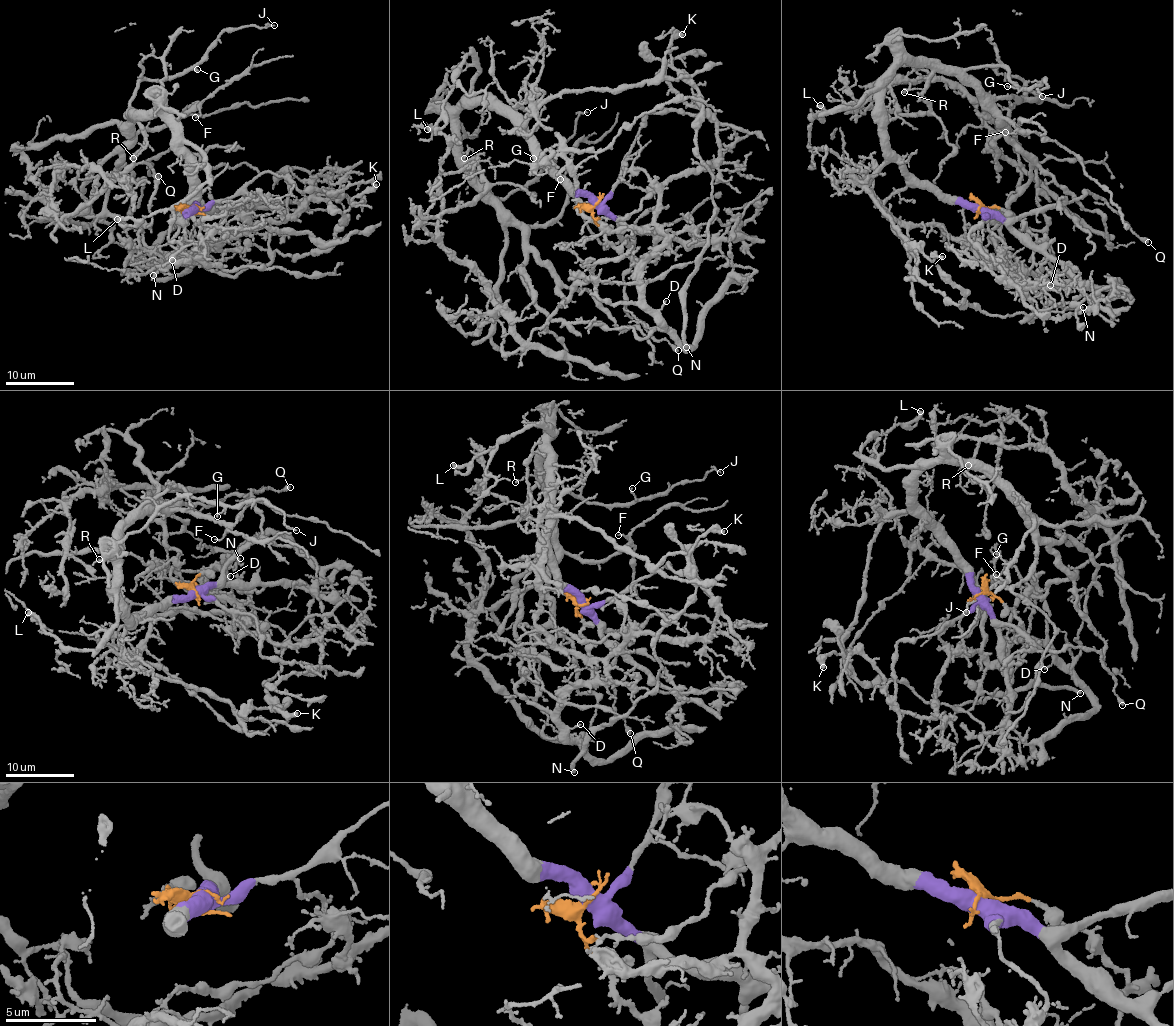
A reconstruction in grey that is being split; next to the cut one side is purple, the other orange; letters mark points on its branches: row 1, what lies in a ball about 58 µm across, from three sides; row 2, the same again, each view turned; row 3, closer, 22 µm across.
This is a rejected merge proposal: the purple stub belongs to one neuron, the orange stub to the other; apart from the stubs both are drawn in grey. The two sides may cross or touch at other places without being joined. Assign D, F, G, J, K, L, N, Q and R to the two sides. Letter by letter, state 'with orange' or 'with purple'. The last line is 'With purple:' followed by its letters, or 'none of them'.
D: with orange
F: with purple
G: with purple
J: with purple
K: with orange
L: with purple
N: with orange
Q: with purple
R: with purple
With purple: F, G, J, L, Q, R

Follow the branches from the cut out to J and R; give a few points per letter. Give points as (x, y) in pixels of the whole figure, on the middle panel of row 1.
J: (595, 206), (490, 104), (467, 104), (457, 115), (456, 137), (475, 186), (498, 198), (538, 180), (586, 112)
R: (595, 206), (524, 131), (478, 99), (457, 115), (456, 137), (464, 160), (475, 156), (472, 149), (464, 159)

